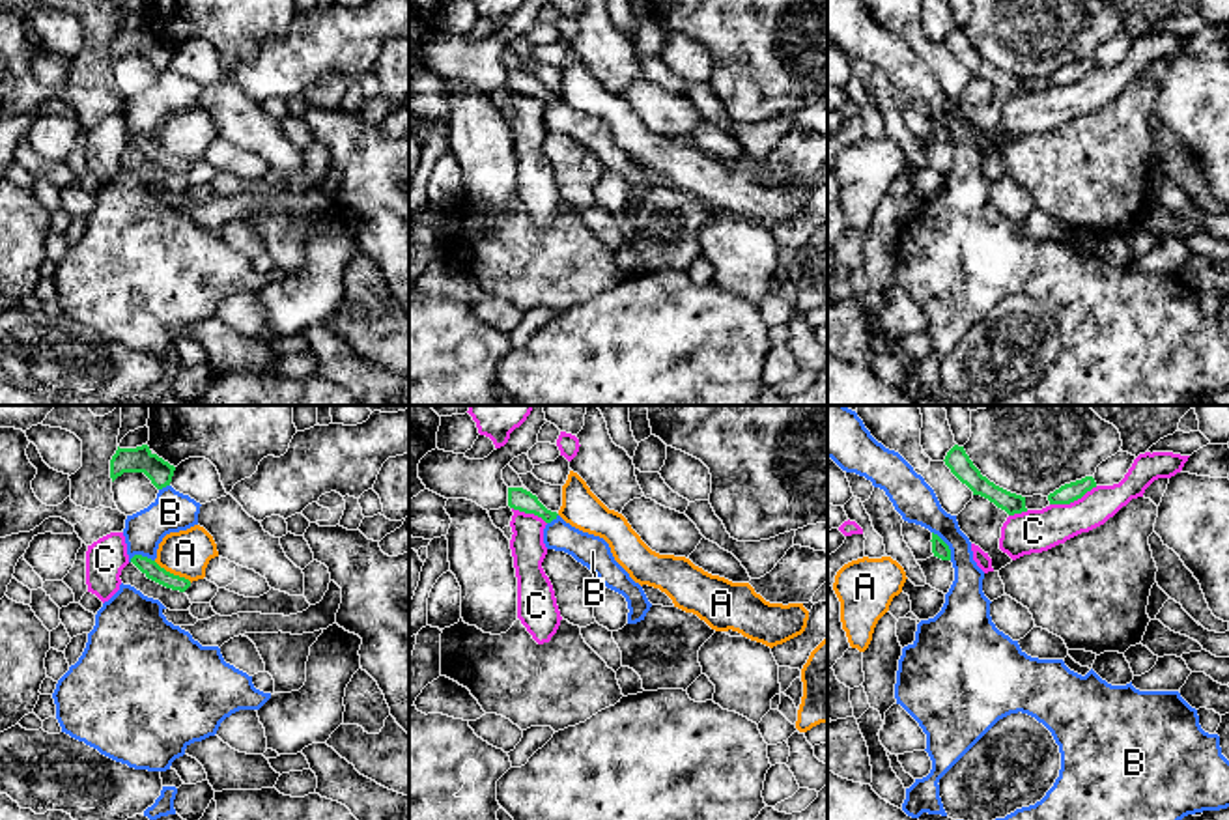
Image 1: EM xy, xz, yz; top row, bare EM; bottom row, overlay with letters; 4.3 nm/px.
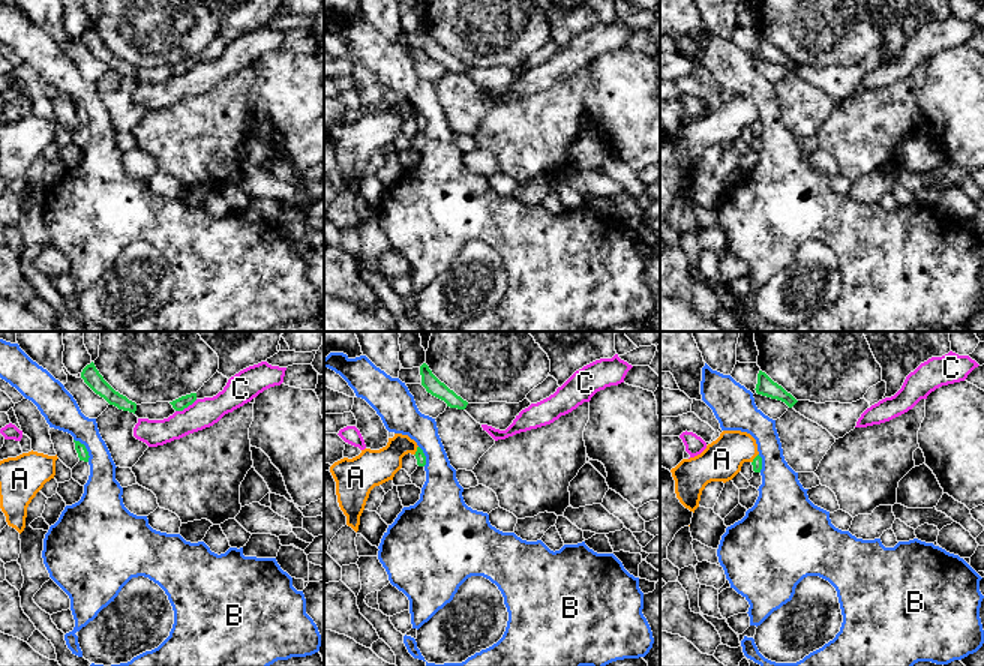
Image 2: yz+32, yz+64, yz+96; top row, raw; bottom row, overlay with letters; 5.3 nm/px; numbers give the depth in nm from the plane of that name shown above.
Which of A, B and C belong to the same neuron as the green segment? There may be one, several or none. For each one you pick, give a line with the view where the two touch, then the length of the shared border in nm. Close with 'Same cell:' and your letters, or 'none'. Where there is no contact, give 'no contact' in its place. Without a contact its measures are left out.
Same cell: none

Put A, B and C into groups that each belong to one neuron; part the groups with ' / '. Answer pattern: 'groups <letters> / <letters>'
groups A / B / C

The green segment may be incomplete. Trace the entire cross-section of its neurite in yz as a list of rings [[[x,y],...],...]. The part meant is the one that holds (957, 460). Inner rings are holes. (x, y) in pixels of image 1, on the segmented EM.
[[[954,445],[943,461],[951,473],[973,491],[973,495],[988,499],[1009,516],[1027,512],[1025,497],[1010,493],[982,476],[966,454],[964,446]]]

